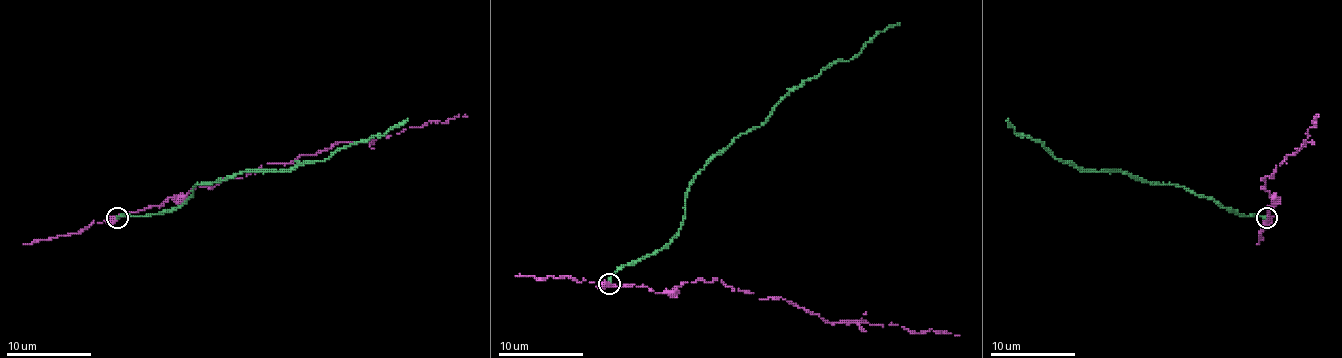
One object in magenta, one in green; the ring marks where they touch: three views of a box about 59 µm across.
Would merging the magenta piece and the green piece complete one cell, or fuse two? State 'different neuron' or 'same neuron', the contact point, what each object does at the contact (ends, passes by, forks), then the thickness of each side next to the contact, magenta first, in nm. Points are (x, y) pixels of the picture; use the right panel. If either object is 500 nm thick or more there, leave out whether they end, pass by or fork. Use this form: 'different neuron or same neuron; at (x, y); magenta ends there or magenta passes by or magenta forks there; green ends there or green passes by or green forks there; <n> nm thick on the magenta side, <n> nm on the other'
different neuron; at (1267, 218); magenta passes by; green ends there; 440 nm thick on the magenta side, 280 nm on the other

